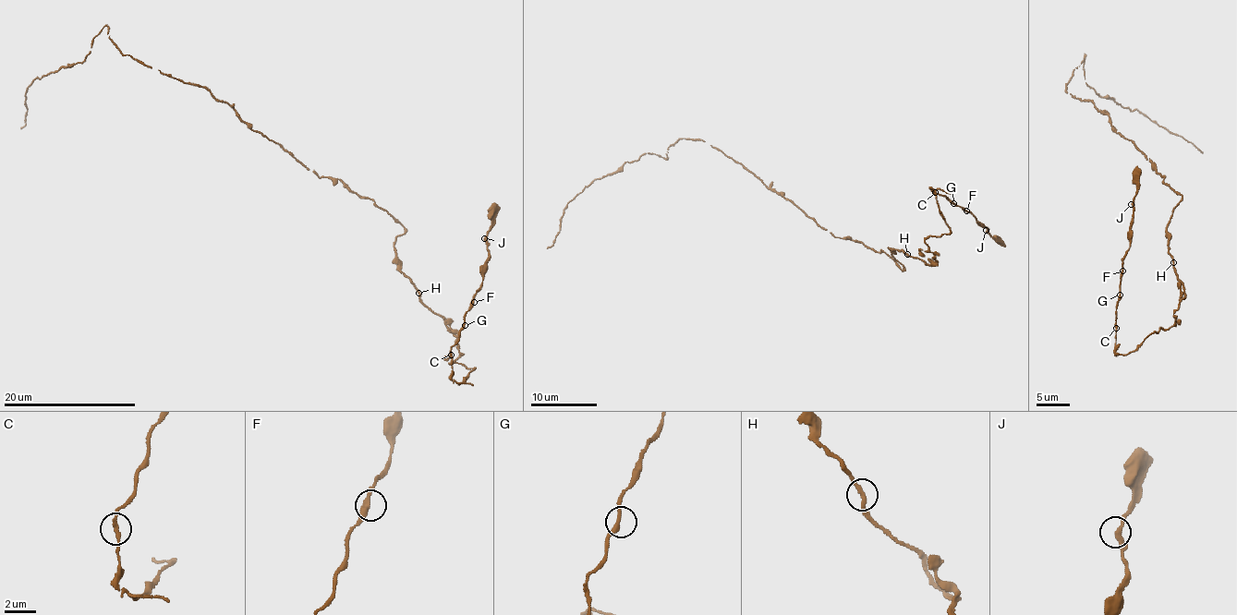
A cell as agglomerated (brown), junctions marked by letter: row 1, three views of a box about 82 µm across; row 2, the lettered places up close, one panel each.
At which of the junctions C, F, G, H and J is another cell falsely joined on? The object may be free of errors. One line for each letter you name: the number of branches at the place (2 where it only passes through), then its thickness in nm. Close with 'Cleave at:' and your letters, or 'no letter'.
Cleave at: no letter

